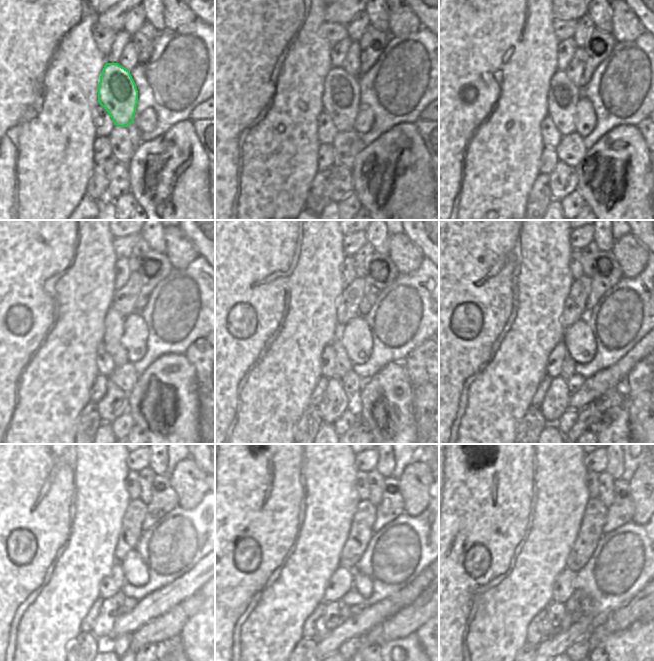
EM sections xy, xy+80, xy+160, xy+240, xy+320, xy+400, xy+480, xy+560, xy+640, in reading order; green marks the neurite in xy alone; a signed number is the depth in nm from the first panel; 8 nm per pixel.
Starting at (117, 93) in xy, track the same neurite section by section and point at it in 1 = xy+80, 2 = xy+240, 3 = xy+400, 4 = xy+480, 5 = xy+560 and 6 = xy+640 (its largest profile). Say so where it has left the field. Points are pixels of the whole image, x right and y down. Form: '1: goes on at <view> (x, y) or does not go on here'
1: goes on at xy+80 (341, 98)
2: goes on at xy+240 (113, 322)
3: goes on at xy+400 (569, 364)
4: goes on at xy+480 (119, 596)
5: goes on at xy+560 (344, 609)
6: goes on at xy+640 (566, 623)

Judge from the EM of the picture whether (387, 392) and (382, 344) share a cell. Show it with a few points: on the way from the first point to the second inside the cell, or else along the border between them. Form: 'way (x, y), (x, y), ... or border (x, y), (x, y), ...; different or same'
border (403, 362), (389, 362), (365, 380); different

